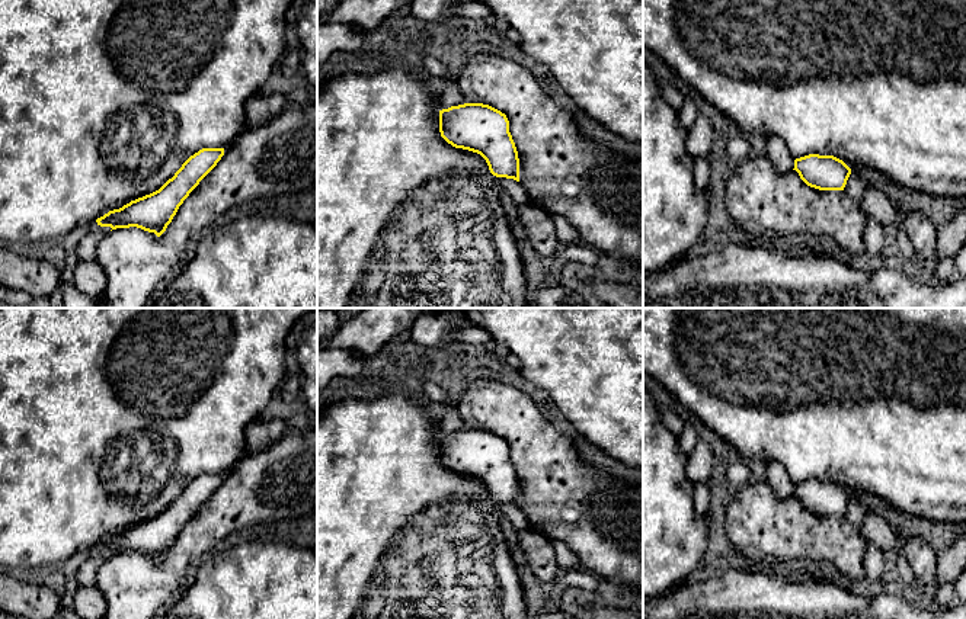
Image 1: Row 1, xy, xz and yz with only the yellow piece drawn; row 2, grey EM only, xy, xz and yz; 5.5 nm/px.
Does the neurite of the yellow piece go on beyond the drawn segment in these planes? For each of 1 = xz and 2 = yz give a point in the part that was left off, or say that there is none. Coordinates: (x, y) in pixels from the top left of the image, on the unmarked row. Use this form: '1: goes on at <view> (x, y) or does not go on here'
1: does not go on here
2: does not go on here

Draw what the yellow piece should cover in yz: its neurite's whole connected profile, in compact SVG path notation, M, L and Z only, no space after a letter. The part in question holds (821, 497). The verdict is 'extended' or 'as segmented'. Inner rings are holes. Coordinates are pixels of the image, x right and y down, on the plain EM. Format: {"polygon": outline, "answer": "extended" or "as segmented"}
{"polygon": "M809 480L794 485L800 504L819 516L844 516L851 494L834 481Z", "answer": "as segmented"}

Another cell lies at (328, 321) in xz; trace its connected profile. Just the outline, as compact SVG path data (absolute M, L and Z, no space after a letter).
M317 308L317 350L320 350L320 343L330 339L339 325L338 312L333 308Z

